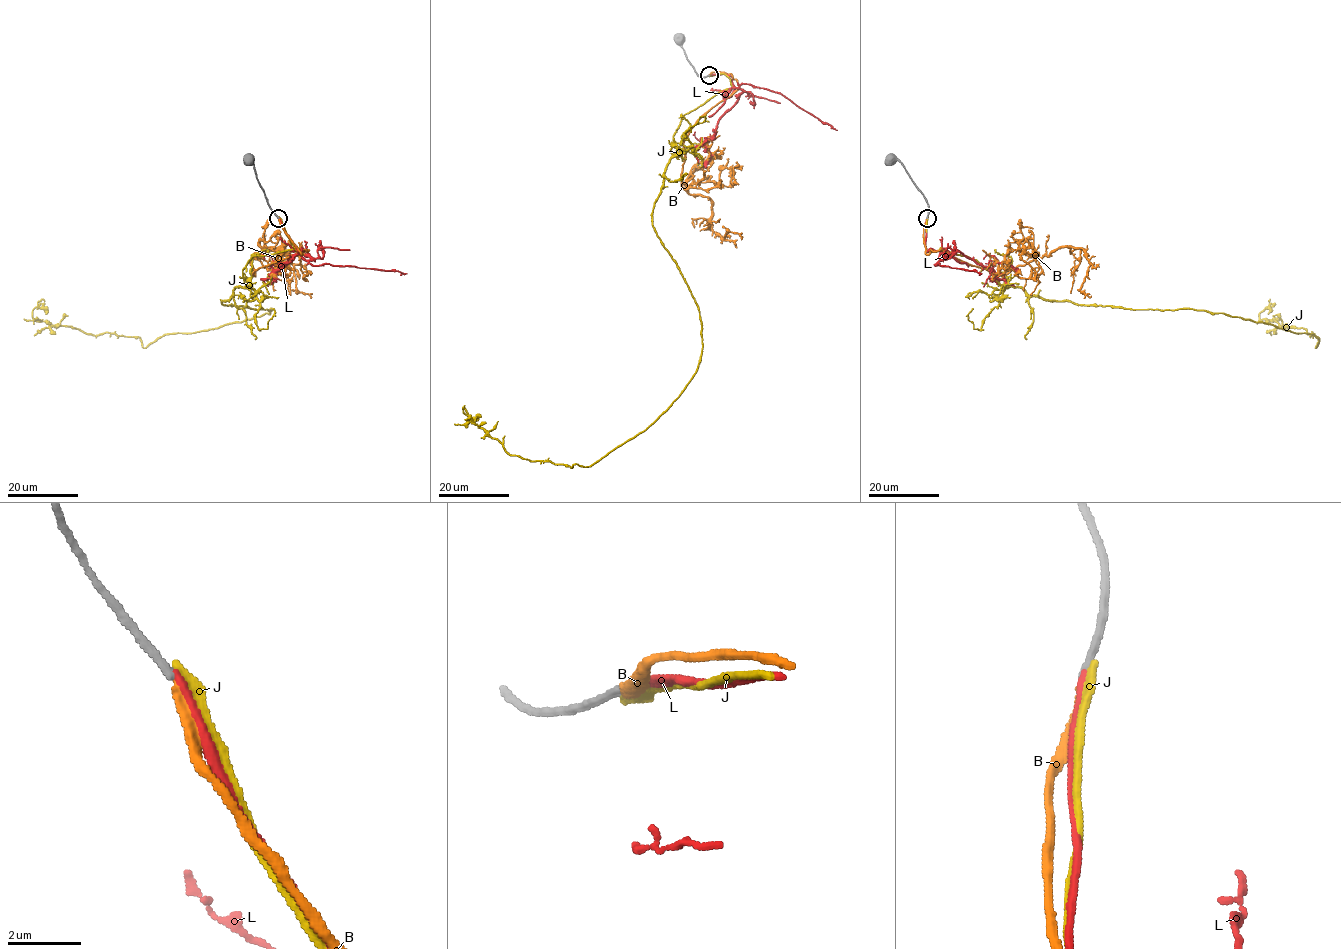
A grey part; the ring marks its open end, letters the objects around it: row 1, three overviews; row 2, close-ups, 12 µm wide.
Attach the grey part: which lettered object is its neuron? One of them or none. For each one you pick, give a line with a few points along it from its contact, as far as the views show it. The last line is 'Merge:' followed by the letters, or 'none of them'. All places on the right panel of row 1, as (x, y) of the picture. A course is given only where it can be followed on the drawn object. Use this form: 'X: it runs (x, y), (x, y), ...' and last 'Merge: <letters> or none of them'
L: it runs (926, 217), (927, 251), (948, 253), (940, 260), (955, 250), (989, 269), (995, 261), (1019, 273)
Merge: L

